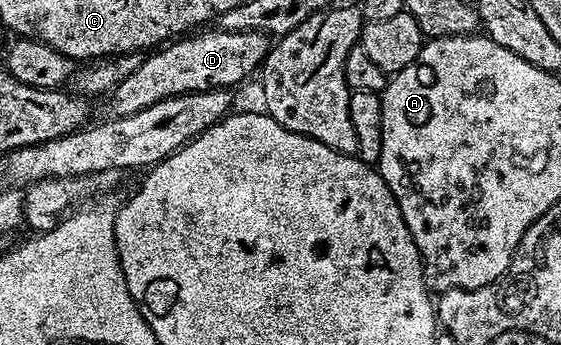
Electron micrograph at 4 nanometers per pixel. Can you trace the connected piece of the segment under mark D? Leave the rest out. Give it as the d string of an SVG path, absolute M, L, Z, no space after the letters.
M220 27L214 29L211 33L197 31L192 35L182 35L154 48L148 56L142 59L139 67L135 67L135 71L131 71L131 75L127 75L127 79L123 79L123 83L114 87L111 96L108 98L108 101L110 100L110 114L113 117L135 115L168 97L178 97L184 93L202 93L208 89L229 89L234 87L233 85L239 84L240 81L247 80L252 73L254 76L260 70L261 64L265 61L265 56L269 53L270 38L259 31L227 31Z

